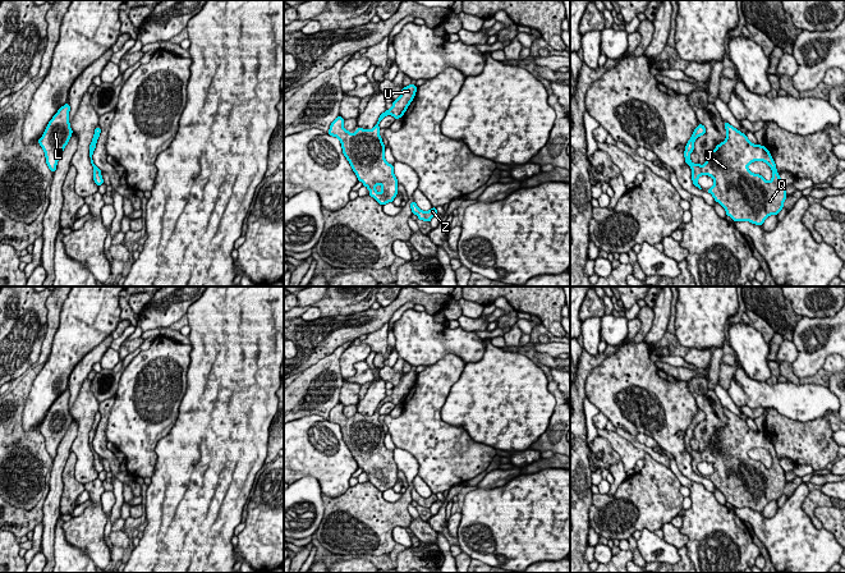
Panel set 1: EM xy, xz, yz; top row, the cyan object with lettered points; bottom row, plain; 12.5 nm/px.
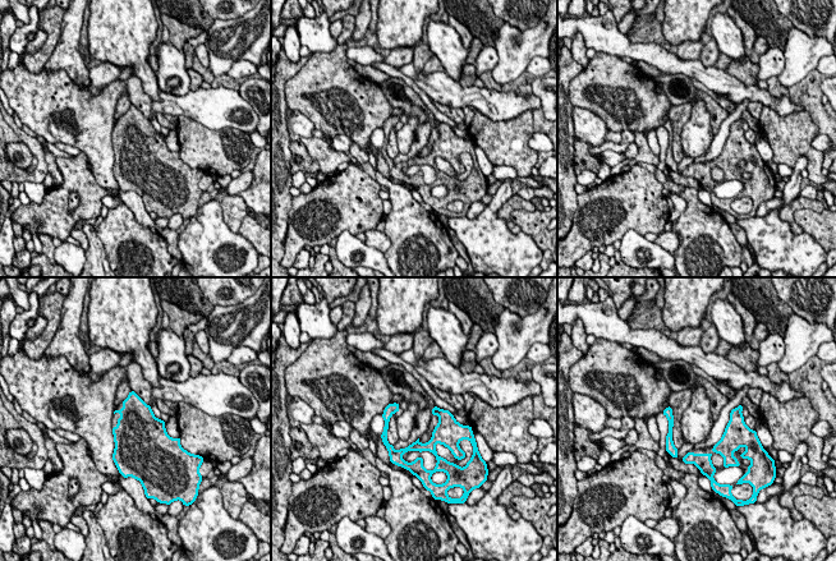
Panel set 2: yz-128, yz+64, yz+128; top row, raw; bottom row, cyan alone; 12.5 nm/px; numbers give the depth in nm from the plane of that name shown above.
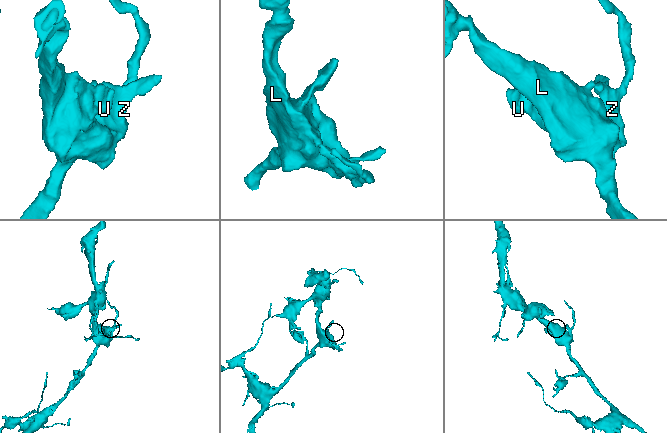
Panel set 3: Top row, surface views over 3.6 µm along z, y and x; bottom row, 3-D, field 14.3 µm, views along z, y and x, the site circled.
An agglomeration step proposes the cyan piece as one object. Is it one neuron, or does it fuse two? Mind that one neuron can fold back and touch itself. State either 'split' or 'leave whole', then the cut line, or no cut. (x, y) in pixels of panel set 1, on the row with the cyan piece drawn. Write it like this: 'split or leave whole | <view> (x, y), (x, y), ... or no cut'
leave whole | no cut

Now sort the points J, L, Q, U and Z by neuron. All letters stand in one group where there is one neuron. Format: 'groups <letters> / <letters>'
groups J L Q U Z

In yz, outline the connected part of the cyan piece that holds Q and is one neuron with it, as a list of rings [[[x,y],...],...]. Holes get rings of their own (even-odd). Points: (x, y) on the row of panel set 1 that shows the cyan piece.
[[[727,122],[724,123],[726,129],[726,139],[716,146],[707,156],[706,164],[693,164],[690,161],[690,153],[694,151],[694,142],[699,136],[706,134],[703,124],[698,124],[694,129],[692,138],[688,141],[684,151],[685,162],[692,169],[693,184],[702,189],[698,184],[701,175],[708,175],[713,178],[713,187],[707,189],[712,194],[716,202],[718,202],[734,221],[749,221],[756,225],[762,225],[770,215],[777,215],[786,200],[786,187],[782,183],[776,164],[770,151],[761,145],[753,145],[747,134],[741,133]],[[754,161],[767,162],[772,170],[772,179],[767,182],[762,175],[754,174],[748,169],[748,165]]]

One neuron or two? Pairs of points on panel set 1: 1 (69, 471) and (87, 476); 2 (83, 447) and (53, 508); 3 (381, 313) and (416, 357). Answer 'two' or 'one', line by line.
1: two
2: two
3: two

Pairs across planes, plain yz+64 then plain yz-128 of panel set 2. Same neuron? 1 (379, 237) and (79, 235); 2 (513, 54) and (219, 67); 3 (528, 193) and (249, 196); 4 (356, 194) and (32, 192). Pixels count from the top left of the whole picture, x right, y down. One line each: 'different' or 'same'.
1: same
2: same
3: same
4: different

